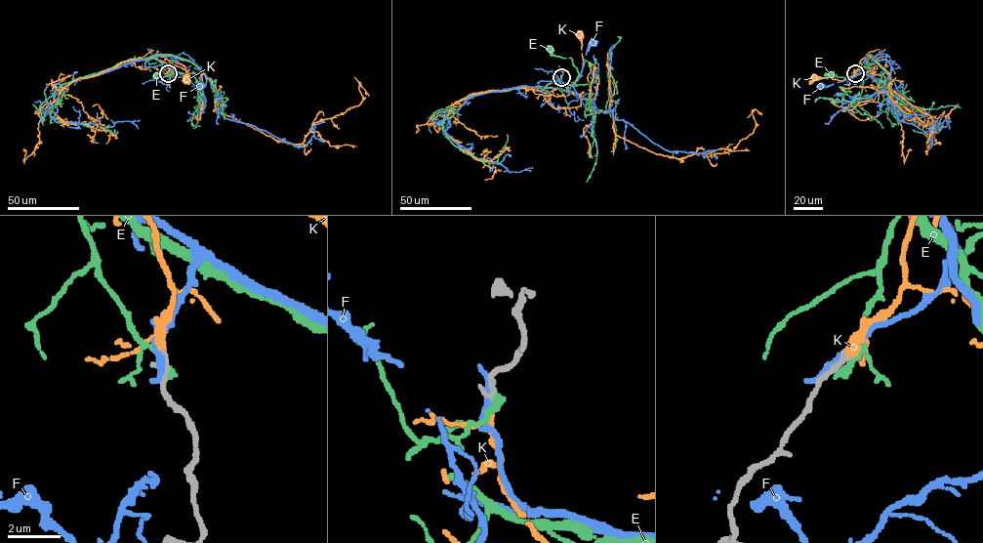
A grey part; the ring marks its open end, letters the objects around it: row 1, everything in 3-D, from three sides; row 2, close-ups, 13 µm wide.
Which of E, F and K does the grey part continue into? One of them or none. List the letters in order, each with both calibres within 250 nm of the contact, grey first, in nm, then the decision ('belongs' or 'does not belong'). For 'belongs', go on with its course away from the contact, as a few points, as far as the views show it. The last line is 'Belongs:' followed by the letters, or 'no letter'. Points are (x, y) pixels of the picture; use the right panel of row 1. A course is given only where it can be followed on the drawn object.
E: 280 nm thick on the grey side, 340 nm on the other; does not belong
F: 280 nm thick on the grey side, 240 nm on the other; does not belong
K: 240 nm thick on the grey side, 240 nm on the other; belongs; it runs (855, 73), (861, 63), (854, 73), (841, 80), (814, 77)
Belongs: K

